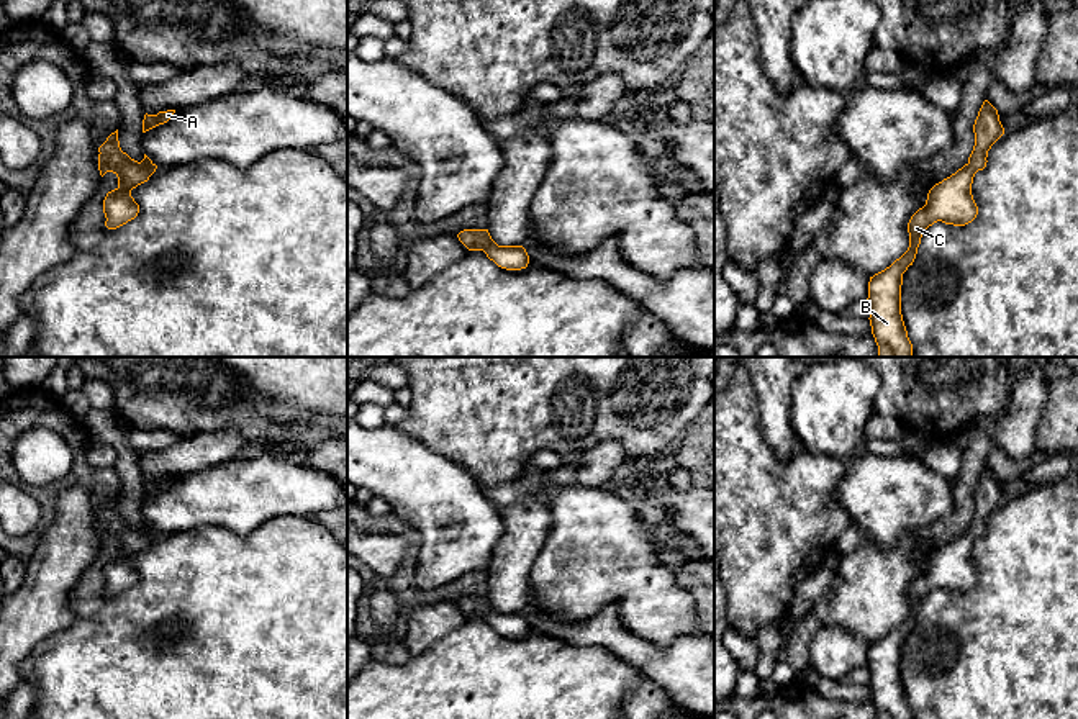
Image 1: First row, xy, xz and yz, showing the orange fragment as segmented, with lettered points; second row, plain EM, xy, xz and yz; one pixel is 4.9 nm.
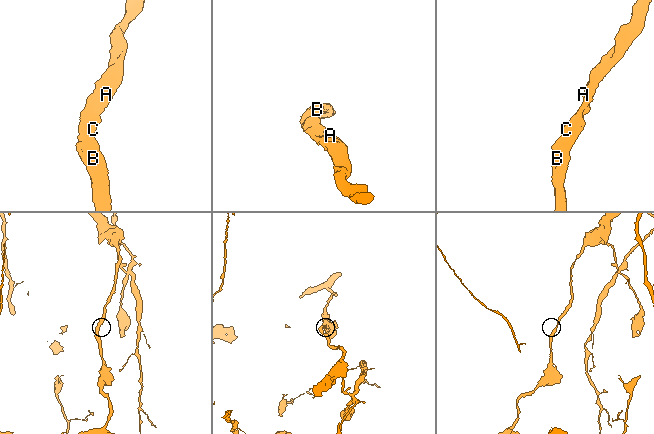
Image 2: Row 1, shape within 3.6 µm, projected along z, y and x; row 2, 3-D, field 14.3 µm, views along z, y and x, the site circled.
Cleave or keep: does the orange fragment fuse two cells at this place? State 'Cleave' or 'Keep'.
Cleave

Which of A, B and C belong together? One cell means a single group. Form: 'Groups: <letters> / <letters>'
Groups: A / B C

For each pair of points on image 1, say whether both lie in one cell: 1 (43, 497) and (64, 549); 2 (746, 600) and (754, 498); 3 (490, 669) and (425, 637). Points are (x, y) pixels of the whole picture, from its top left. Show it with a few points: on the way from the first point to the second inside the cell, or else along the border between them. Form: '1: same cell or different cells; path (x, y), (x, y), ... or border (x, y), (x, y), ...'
1: different cells; border (74, 485), (59, 495), (56, 516), (43, 529)
2: same cell; path (754, 575), (754, 523)
3: different cells; border (467, 621), (413, 657)

